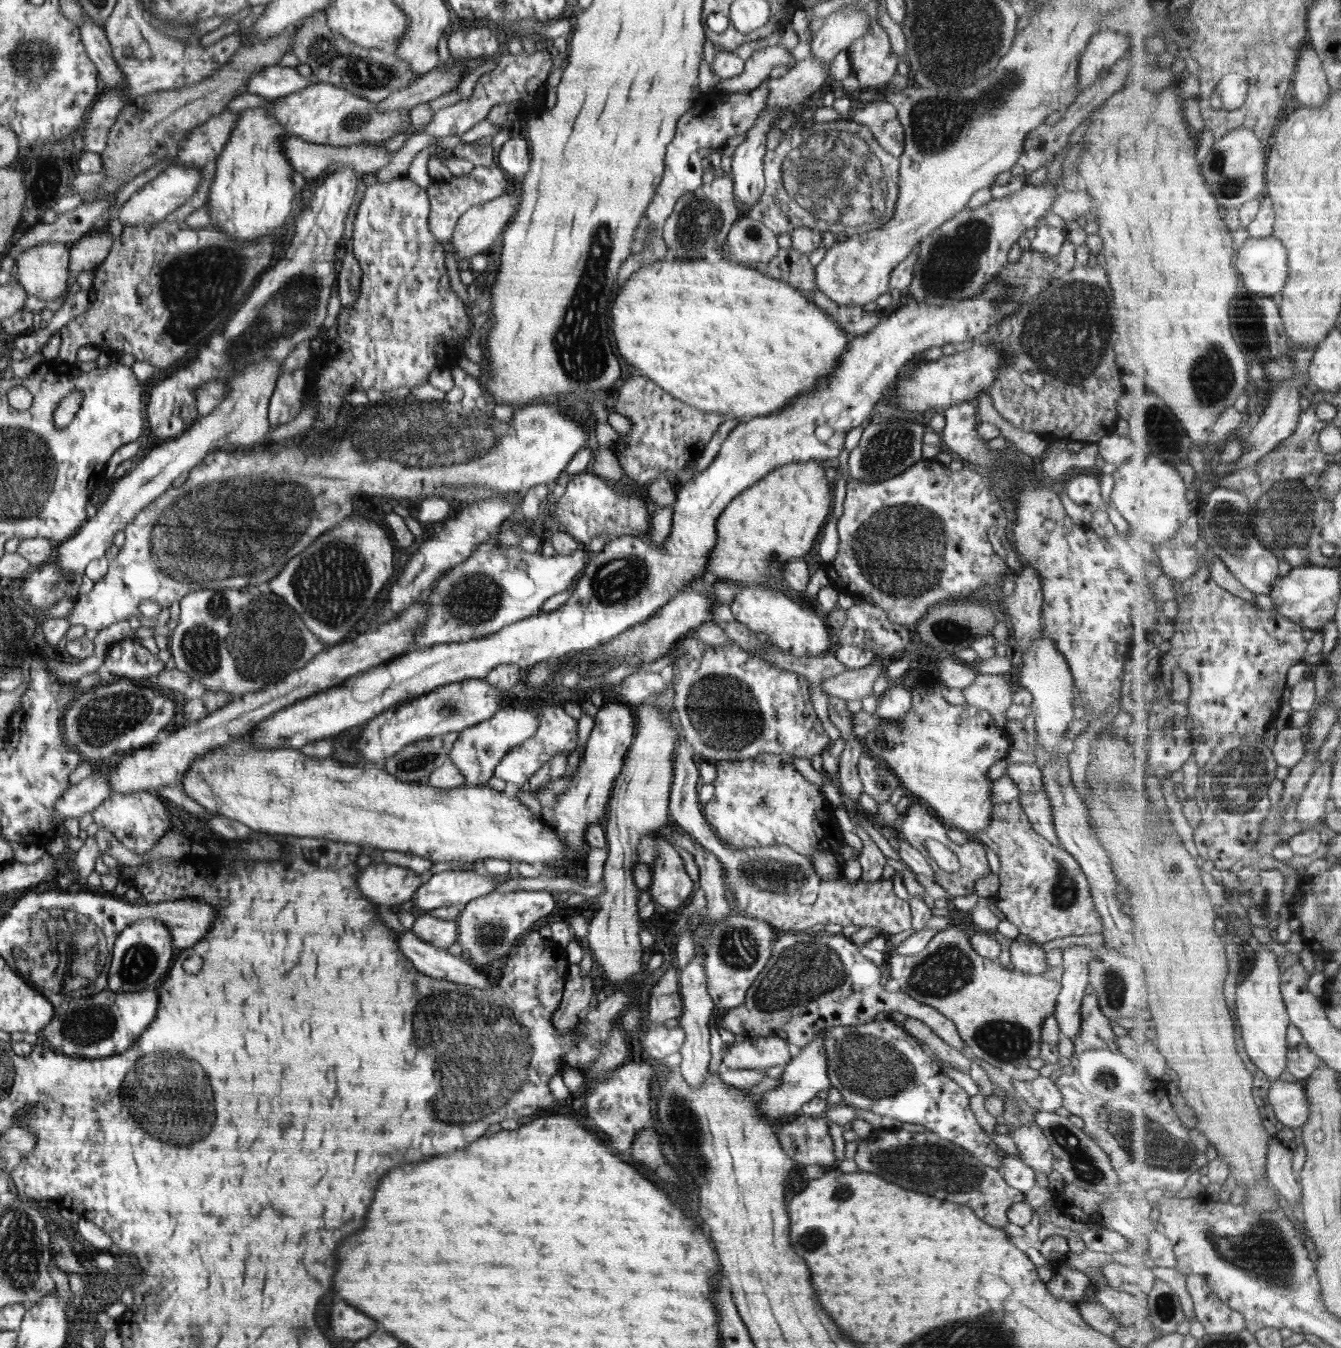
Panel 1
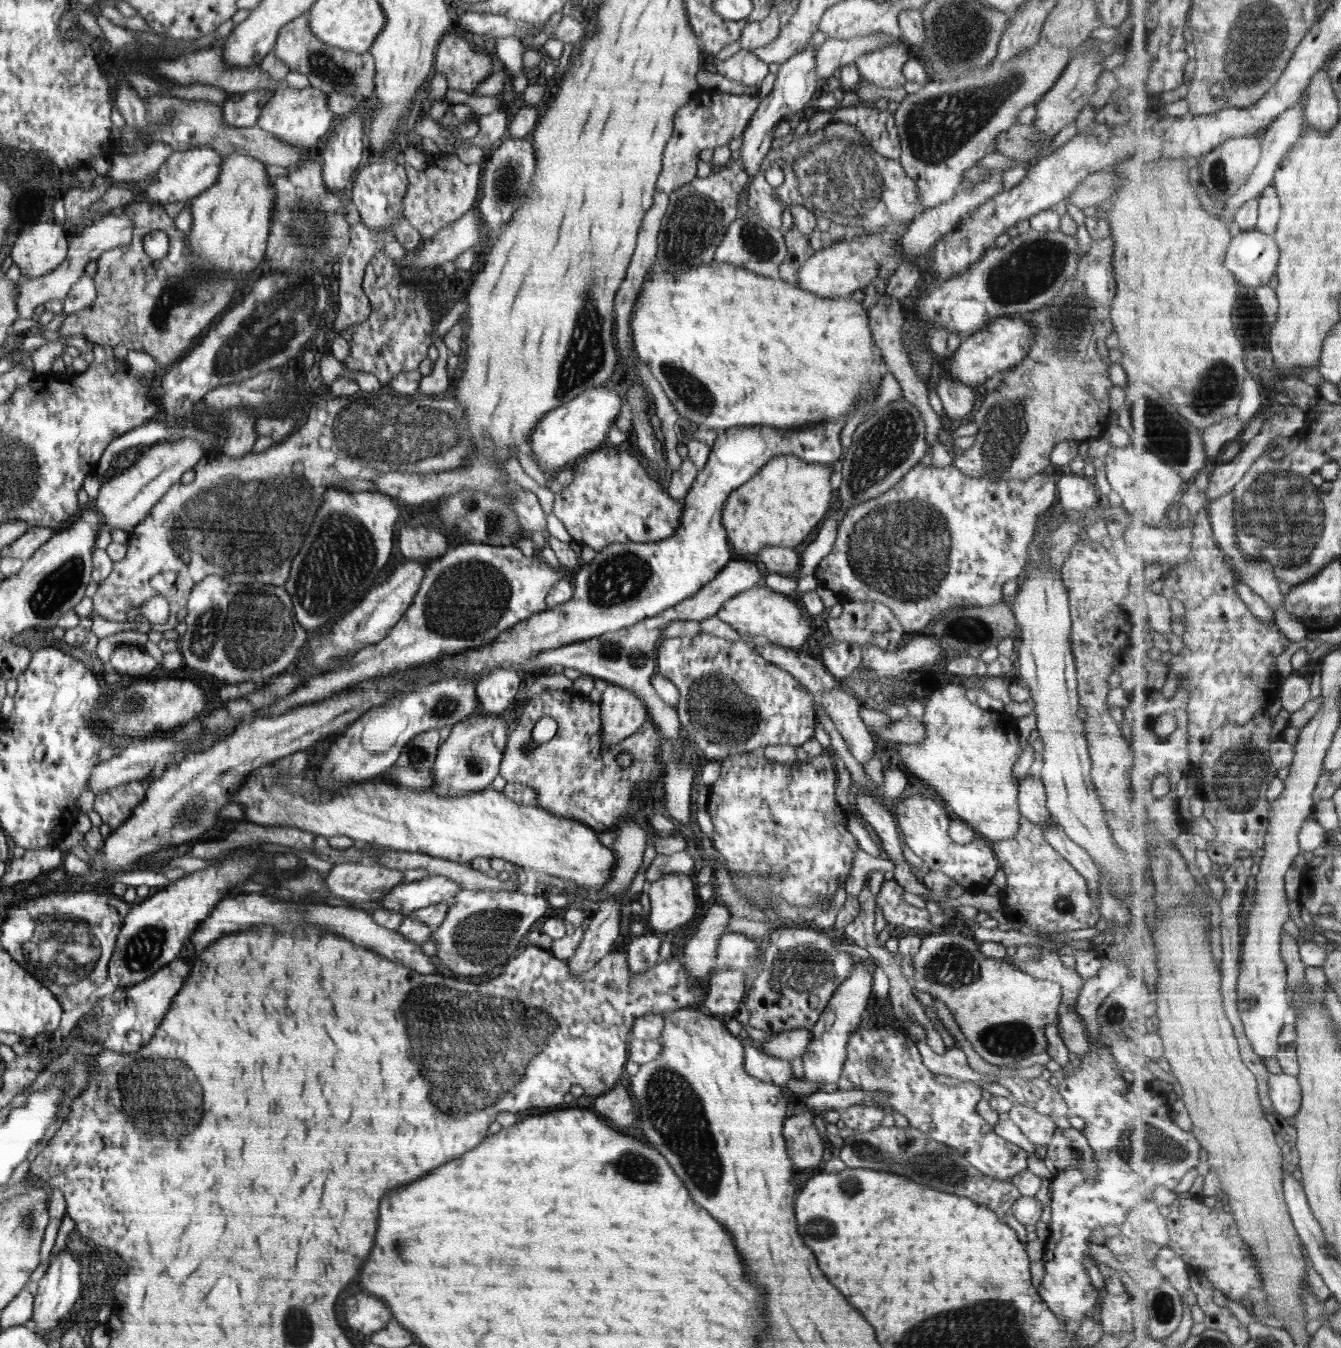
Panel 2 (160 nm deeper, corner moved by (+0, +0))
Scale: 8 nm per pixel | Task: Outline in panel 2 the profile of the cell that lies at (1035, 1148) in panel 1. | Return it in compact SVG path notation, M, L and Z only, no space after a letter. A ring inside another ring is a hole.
M1014 1102L1013 1107L1009 1110L1009 1118L1011 1118L1029 1138L1036 1148L1038 1144L1047 1146L1056 1130L1055 1119L1051 1116L1040 1114L1037 1110L1029 1106Z

